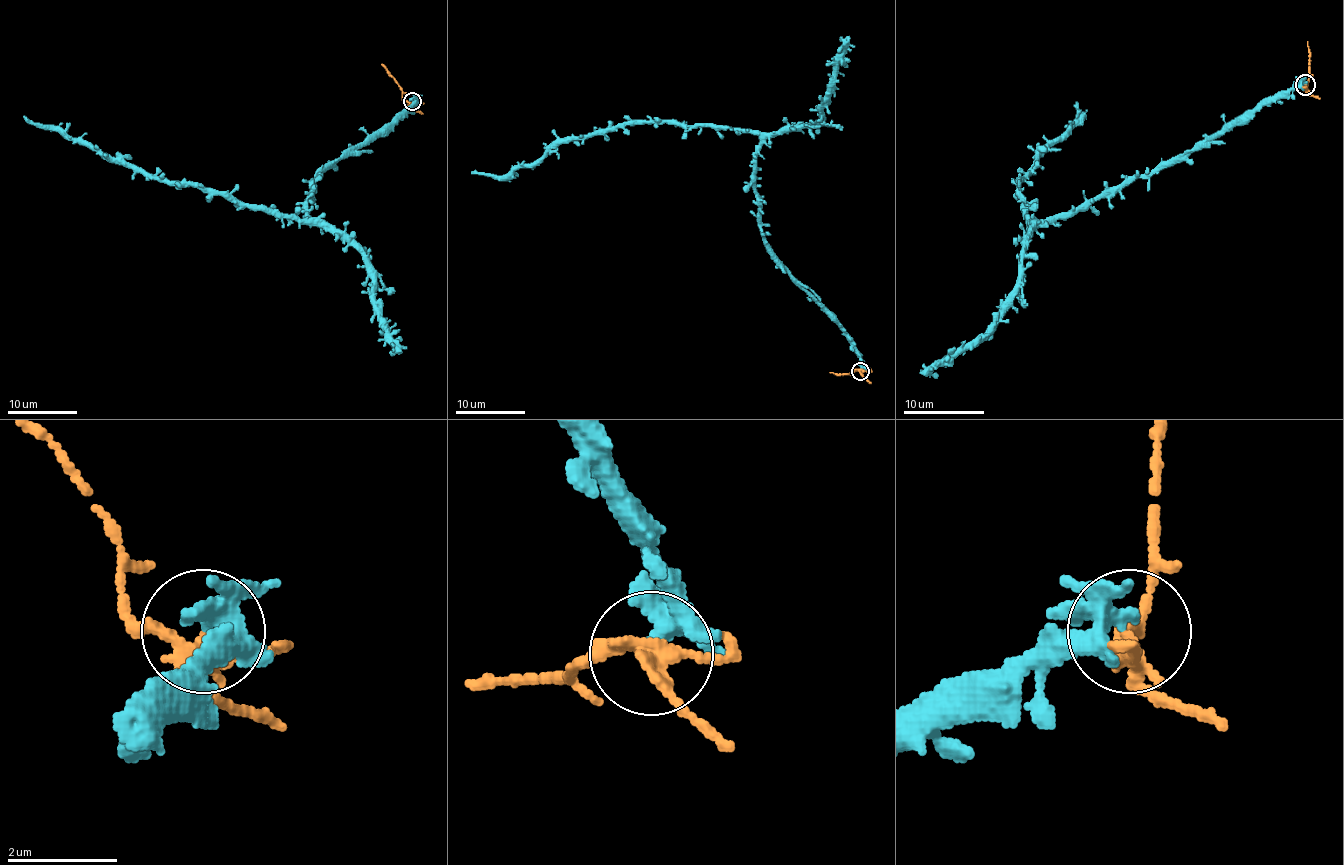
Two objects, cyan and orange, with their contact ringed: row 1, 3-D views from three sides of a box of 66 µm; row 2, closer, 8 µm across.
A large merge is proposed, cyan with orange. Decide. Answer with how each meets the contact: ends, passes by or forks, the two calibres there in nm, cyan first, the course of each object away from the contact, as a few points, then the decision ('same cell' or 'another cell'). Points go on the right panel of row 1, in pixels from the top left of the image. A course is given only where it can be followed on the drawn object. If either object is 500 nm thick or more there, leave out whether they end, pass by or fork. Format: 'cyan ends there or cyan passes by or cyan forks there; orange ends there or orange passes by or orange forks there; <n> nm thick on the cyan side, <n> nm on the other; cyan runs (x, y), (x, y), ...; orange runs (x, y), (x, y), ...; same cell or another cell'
cyan forks there; orange forks there; 260 nm thick on the cyan side, 240 nm on the other; cyan runs (1306, 84), (1266, 98), (1151, 175), (1032, 221), (1020, 181), (1080, 116), (1076, 102); orange runs (1306, 84), (1308, 42); another cell

